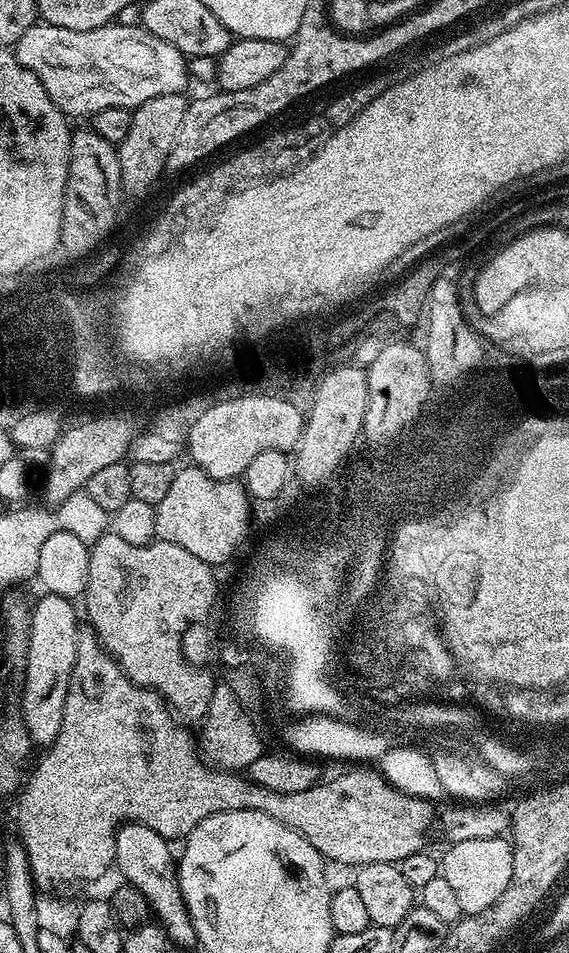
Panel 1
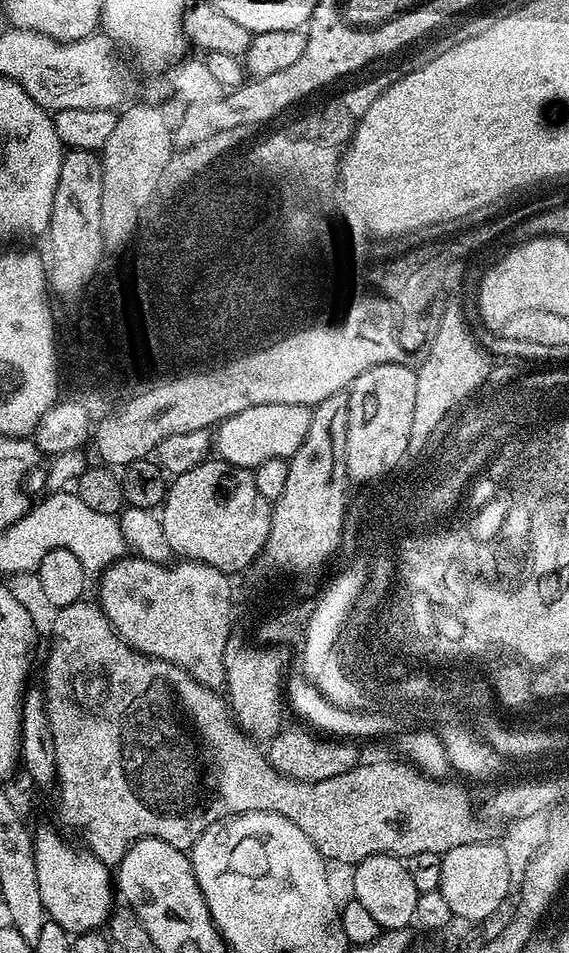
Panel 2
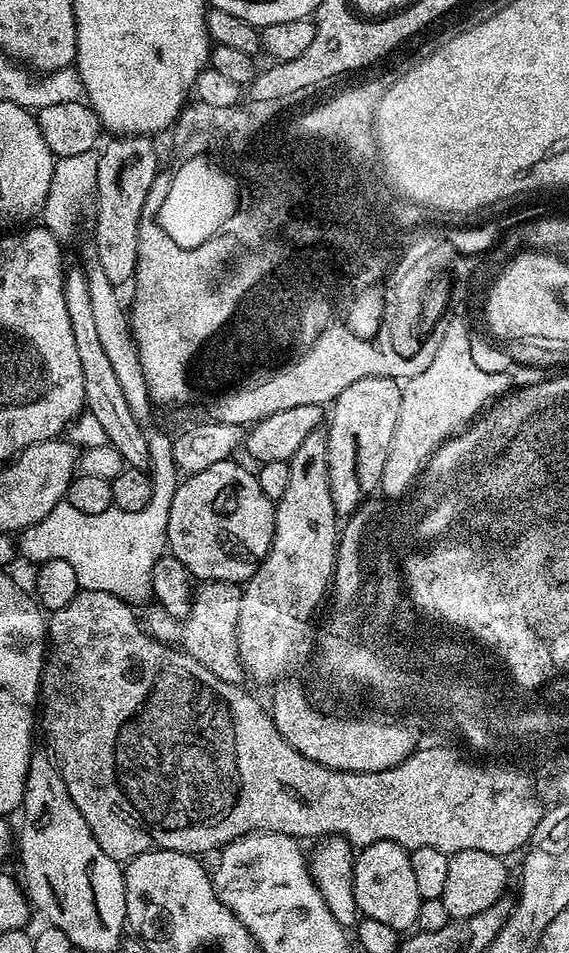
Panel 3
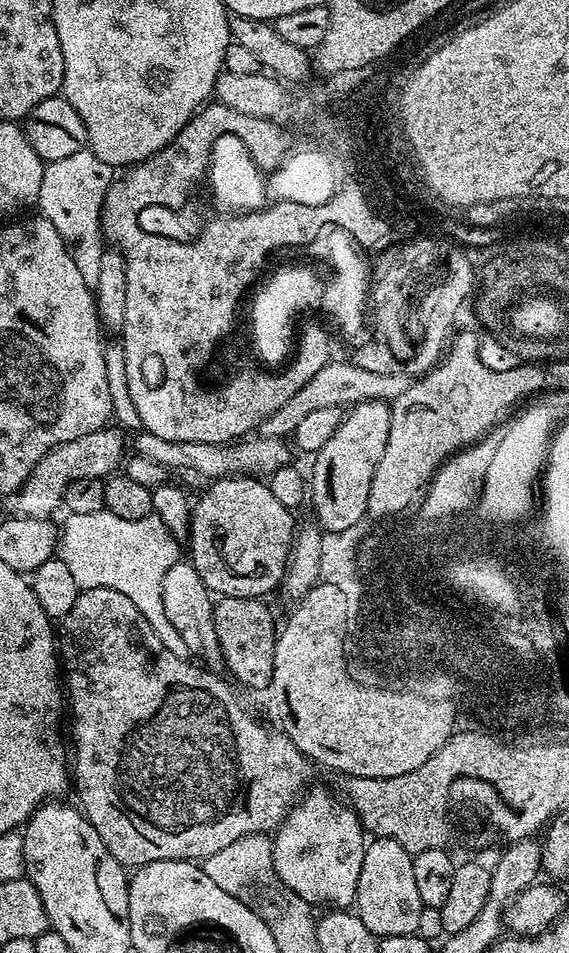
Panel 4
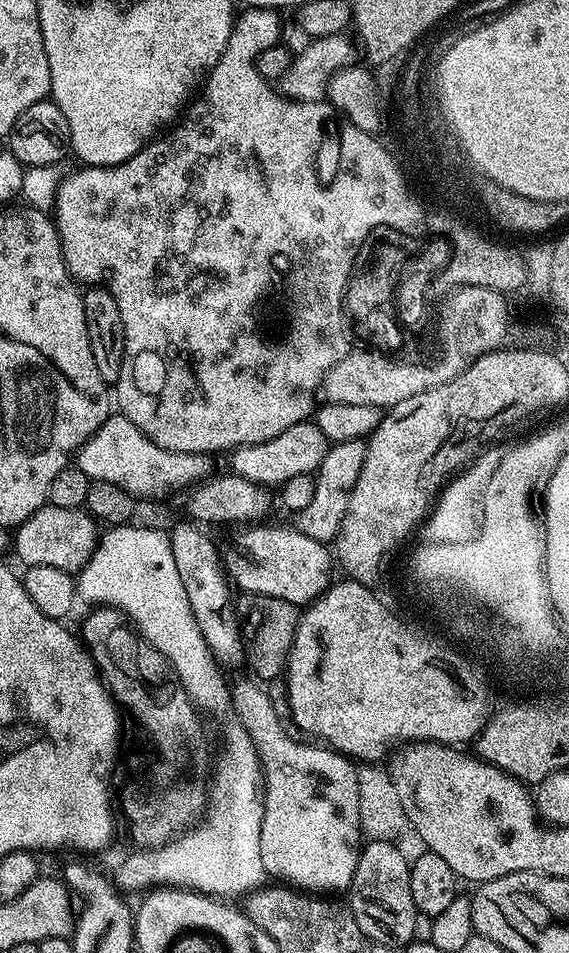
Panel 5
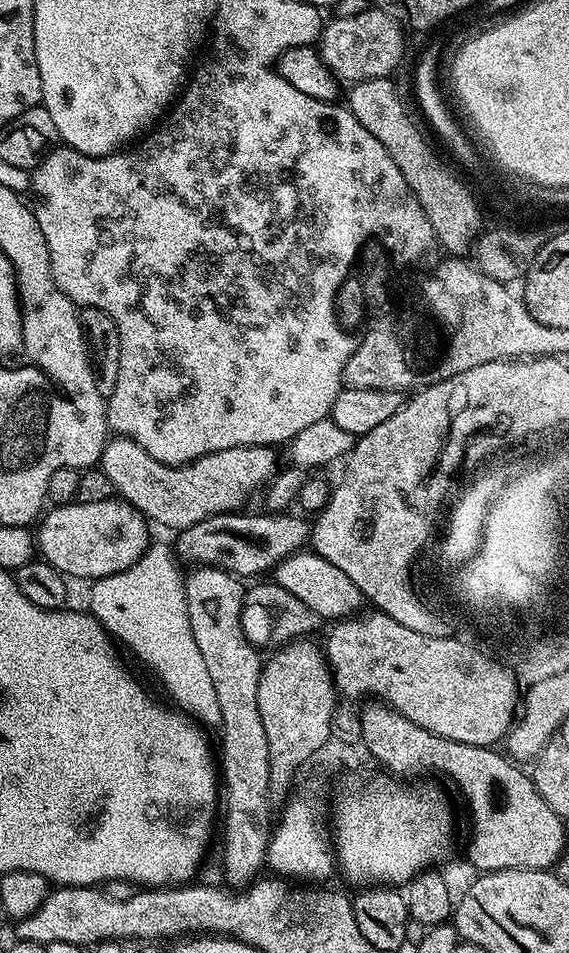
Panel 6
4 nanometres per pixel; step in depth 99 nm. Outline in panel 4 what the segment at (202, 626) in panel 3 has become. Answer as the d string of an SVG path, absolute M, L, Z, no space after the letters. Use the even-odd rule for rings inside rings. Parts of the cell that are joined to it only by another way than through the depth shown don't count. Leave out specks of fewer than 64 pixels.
M221 596L215 601L212 613L214 614L214 630L218 630L218 646L224 655L227 671L232 671L233 676L248 688L267 689L272 681L274 670L274 648L278 635L278 620L272 617L270 609L264 605L260 598L238 598L237 596Z

